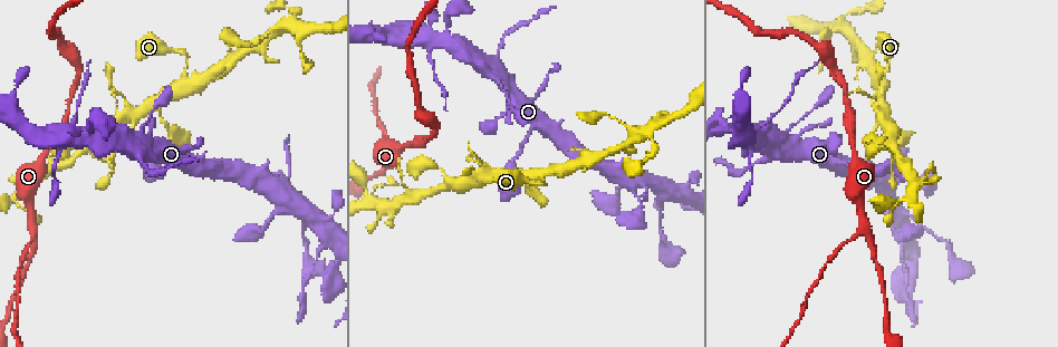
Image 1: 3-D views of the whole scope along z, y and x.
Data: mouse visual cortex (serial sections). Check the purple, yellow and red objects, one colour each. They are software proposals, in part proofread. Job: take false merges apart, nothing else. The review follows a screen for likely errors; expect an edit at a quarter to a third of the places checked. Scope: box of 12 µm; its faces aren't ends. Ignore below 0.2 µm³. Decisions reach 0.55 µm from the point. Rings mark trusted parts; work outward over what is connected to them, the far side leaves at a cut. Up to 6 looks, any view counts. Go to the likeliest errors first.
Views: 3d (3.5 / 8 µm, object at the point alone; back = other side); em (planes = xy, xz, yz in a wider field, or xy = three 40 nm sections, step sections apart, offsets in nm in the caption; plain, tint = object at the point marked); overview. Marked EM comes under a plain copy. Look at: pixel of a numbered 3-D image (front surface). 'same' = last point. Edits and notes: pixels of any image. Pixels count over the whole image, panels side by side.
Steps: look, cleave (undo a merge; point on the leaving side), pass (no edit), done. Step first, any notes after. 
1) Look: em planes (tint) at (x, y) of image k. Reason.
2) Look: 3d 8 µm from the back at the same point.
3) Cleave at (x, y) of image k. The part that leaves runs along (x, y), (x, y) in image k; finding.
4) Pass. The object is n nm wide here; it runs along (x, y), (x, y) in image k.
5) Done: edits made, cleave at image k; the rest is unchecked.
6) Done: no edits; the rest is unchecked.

Look: 3d 8 µm at (31, 228) of image 1.

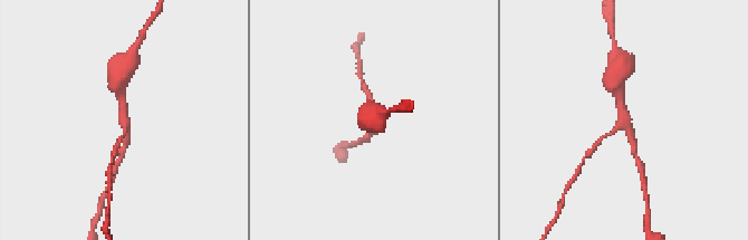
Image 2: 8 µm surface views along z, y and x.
Look: 3d 3.5 µm at (124, 121) of image 2. Zoom in.

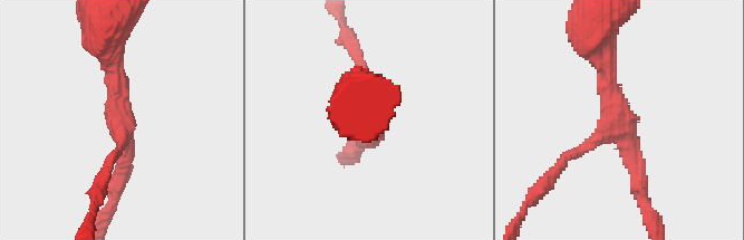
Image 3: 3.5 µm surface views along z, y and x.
Look: em xy step 2 (tint) at (614, 121) of image 3. 3 arms meet here; the arms are 150, 200, 250 nm wide.

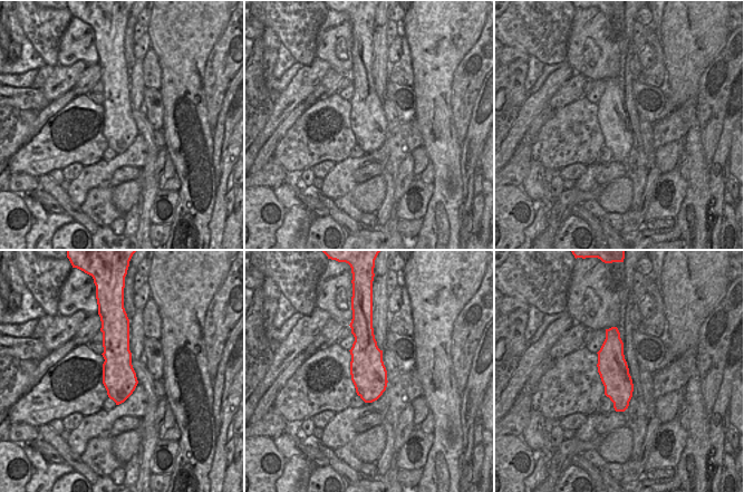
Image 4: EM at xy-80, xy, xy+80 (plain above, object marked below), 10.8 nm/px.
Pass. It runs along (614, 329), (614, 373), (621, 408) in image 4; continuous, no second cell.

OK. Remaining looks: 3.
Look: 3d 3.5 µm at (186, 58) of image 1. Sharp bend.

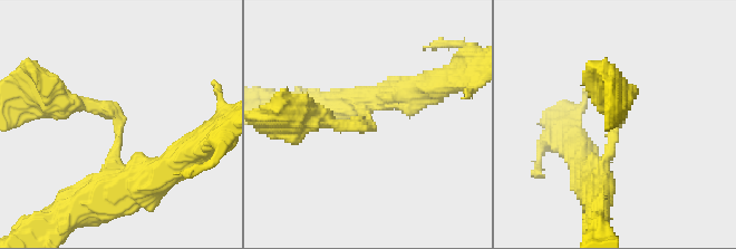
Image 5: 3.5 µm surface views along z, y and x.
Look: em xy step 2 (tint) at (621, 125) of image 5. The arms are 200, 300 nm wide.

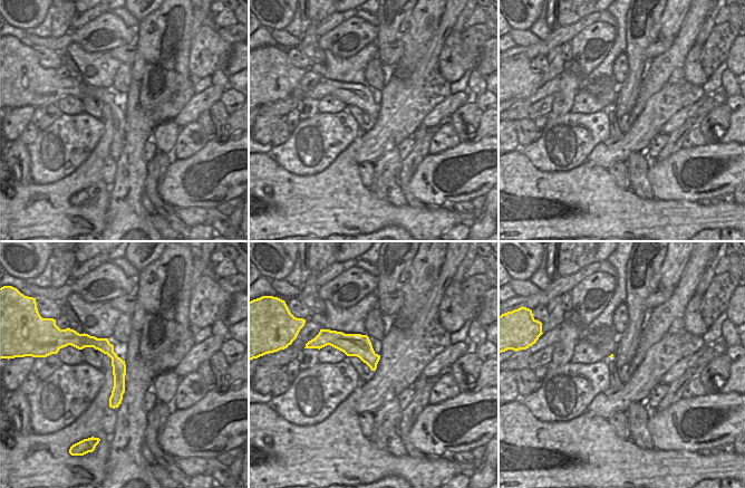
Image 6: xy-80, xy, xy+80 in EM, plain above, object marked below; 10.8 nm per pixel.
Pass. It runs along (50, 99), (119, 123), (102, 189) in image 5; one cell here.

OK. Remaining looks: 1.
Look: 3d 3.5 µm at (645, 131) of image 1. Sharp bend.

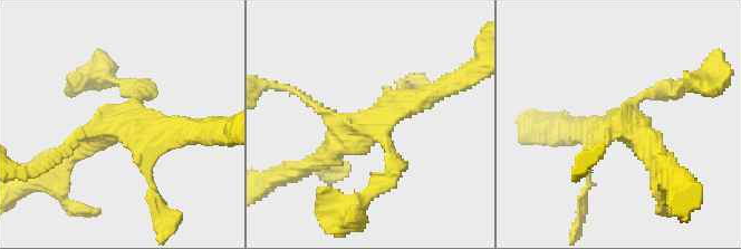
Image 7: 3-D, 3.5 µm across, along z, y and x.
Pass. It runs along (309, 165), (357, 131), (433, 94) in image 7; continuous, no second cell.

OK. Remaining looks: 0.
Done: no edits; the rest is unchecked.

